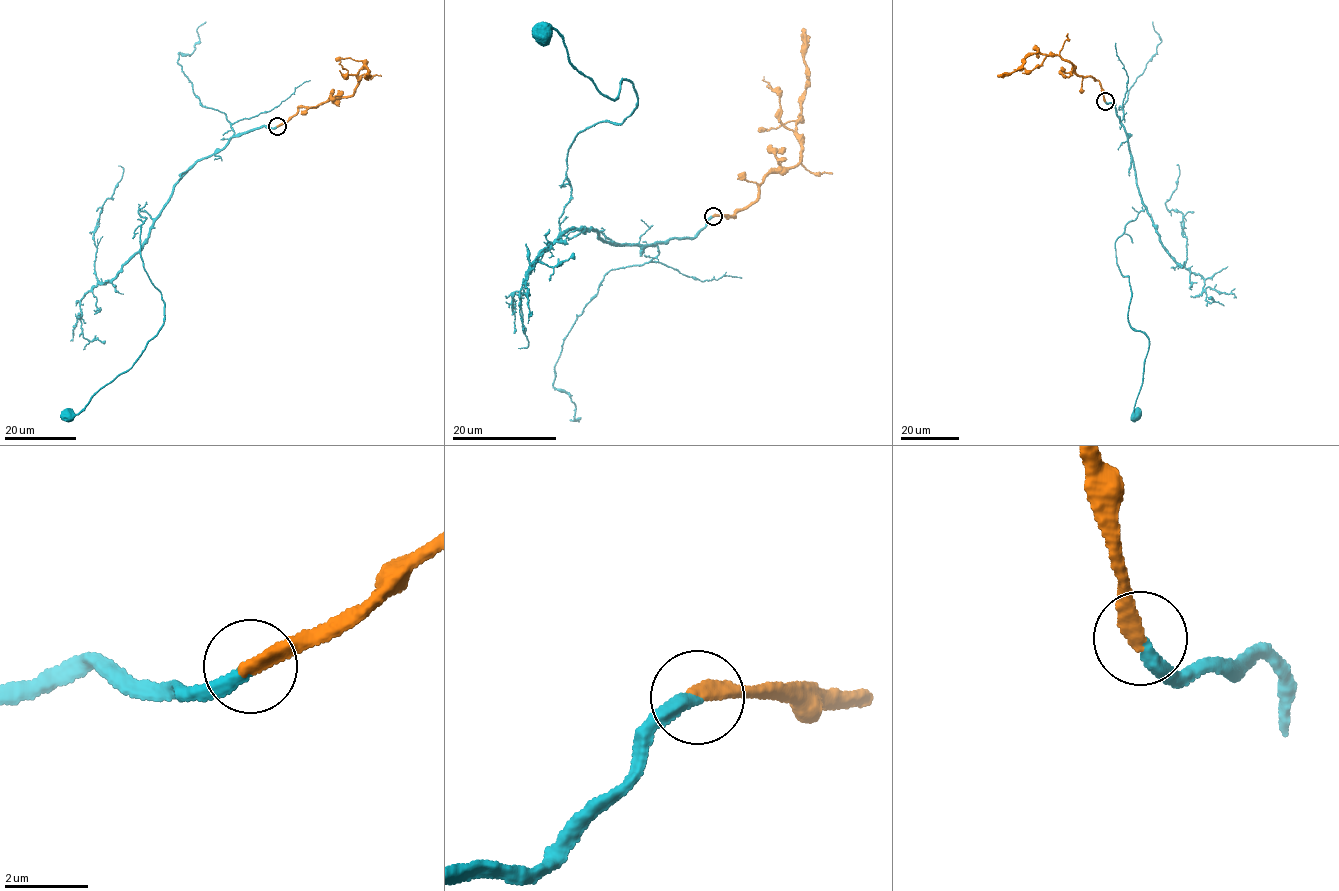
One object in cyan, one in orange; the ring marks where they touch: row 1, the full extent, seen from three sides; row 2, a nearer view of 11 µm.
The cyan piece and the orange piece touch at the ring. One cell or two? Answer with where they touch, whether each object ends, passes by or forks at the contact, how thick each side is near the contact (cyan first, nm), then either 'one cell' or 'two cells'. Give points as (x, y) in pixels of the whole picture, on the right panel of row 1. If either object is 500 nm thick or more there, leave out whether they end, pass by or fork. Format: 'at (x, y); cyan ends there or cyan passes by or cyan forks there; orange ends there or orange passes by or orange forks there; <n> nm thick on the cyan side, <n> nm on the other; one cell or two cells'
at (1105, 101); cyan ends there; orange ends there; 320 nm thick on the cyan side, 360 nm on the other; one cell

